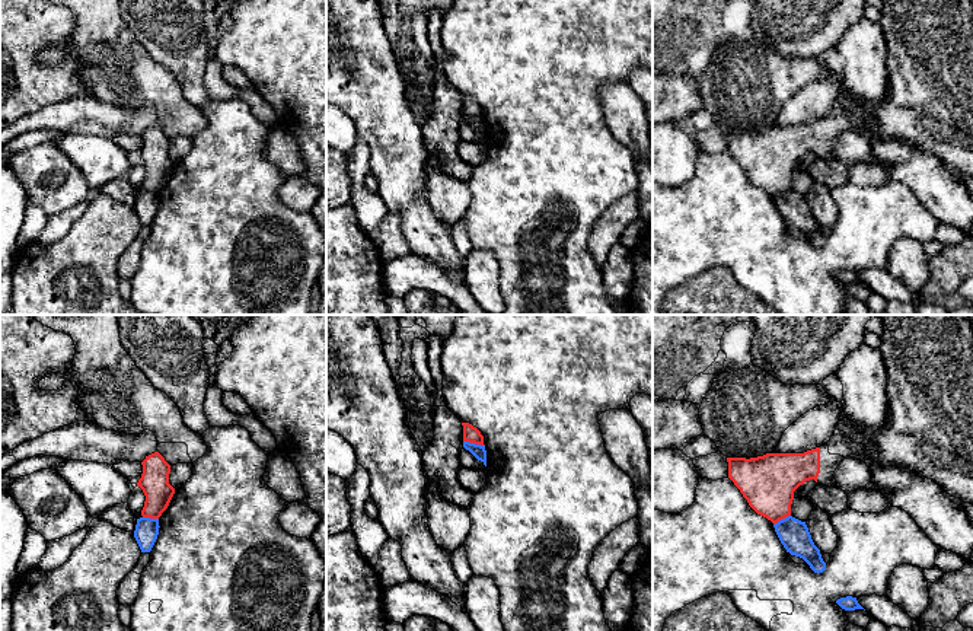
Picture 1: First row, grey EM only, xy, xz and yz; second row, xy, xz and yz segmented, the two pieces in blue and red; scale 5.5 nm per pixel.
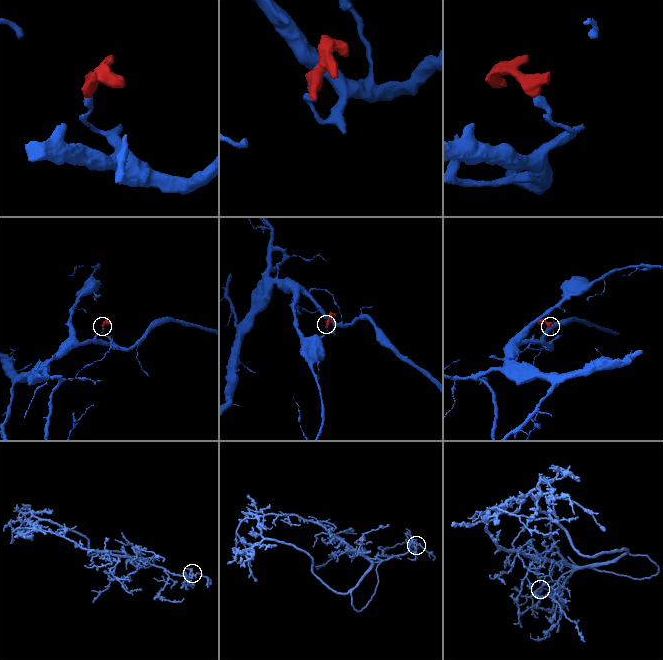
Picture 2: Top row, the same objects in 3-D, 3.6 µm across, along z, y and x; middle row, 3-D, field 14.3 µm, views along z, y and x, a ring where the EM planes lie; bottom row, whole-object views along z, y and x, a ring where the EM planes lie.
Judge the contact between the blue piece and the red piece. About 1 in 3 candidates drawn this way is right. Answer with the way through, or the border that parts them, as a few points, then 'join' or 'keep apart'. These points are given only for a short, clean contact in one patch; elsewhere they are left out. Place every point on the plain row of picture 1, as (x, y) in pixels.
border xz (463, 114), (484, 120); keep apart

